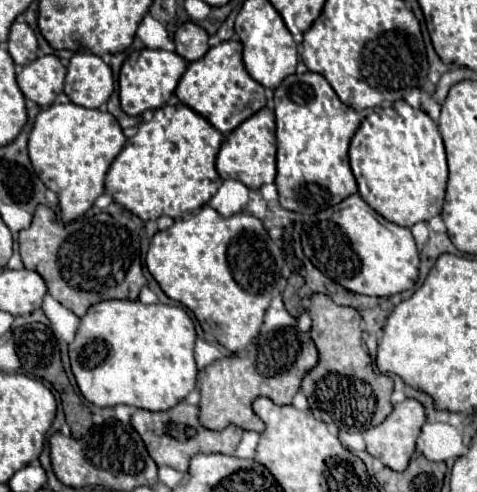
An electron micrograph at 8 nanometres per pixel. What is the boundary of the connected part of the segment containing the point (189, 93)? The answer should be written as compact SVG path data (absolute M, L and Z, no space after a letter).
M226 40L218 46L212 46L206 56L196 62L190 62L188 70L178 82L176 96L182 104L190 106L198 114L202 114L214 128L218 128L224 136L228 136L234 128L238 128L246 118L256 114L266 106L264 86L250 78L242 64L242 44L238 40Z

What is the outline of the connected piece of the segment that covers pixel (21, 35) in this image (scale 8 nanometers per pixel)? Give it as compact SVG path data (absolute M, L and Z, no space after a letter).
M14 22L12 24L10 38L8 38L8 52L14 58L14 62L20 66L36 60L38 40L36 40L34 30L26 22Z

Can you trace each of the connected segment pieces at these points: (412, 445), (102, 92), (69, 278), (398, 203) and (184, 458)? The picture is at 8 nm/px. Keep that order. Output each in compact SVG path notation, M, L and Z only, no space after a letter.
M408 398L408 400L400 402L400 404L396 404L392 414L382 424L378 424L378 426L364 432L368 452L374 458L380 458L384 466L388 466L388 468L392 468L396 472L408 468L408 460L412 458L412 454L416 450L416 438L420 434L420 428L424 426L424 422L426 422L426 412L424 412L422 402L418 402L414 398Z
M78 52L68 64L64 94L78 106L98 108L114 90L114 76L108 64L92 52Z
M38 206L30 228L18 236L24 268L36 270L48 286L48 294L76 316L102 300L136 300L146 278L140 264L140 234L136 228L120 224L108 212L88 212L70 224L58 224L48 206Z
M404 100L384 104L362 118L358 132L350 142L350 166L356 176L360 196L366 200L370 208L374 208L386 220L398 226L412 228L416 222L428 222L430 218L442 212L448 166L446 166L446 154L444 154L440 130L426 112L414 110Z
M180 402L174 408L170 408L168 412L150 412L150 410L136 410L132 416L132 426L136 428L136 432L140 434L140 438L144 440L148 454L152 456L152 460L158 466L170 466L176 468L178 472L186 472L190 458L196 456L198 452L202 454L212 454L212 452L220 452L220 454L234 454L238 442L242 440L244 430L236 428L236 426L228 426L220 432L208 430L198 422L198 406Z

